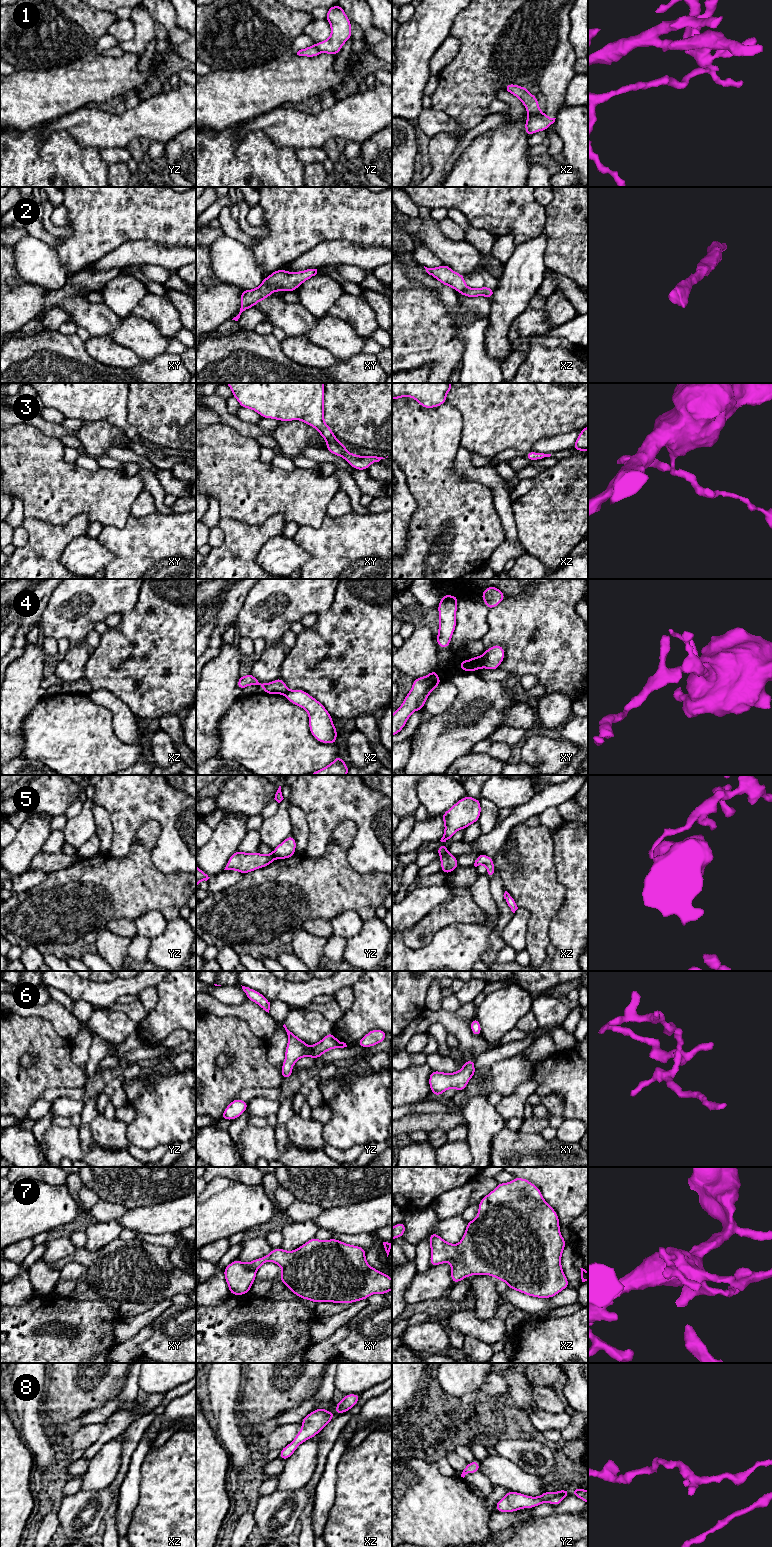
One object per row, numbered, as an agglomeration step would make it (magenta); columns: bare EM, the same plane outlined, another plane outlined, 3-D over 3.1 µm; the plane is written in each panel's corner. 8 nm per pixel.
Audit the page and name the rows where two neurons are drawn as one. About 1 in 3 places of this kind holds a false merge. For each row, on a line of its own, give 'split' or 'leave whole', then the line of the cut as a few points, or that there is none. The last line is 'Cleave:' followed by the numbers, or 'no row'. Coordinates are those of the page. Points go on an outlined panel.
1: split; cut in xz along (529, 113), (543, 114)
2: leave whole; no cut
3: leave whole; no cut
4: split; cut in xy along (480, 657), (483, 667)
5: split; cut in xz along (447, 852), (441, 856)
6: leave whole; no cut
7: leave whole; no cut
8: leave whole; no cut
Cleave: 1, 4, 5

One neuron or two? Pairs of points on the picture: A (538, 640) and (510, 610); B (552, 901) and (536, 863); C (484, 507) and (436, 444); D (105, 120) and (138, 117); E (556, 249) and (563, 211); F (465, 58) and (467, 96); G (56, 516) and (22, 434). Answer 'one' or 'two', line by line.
A: one
B: one
C: one
D: one
E: one
F: one
G: one

